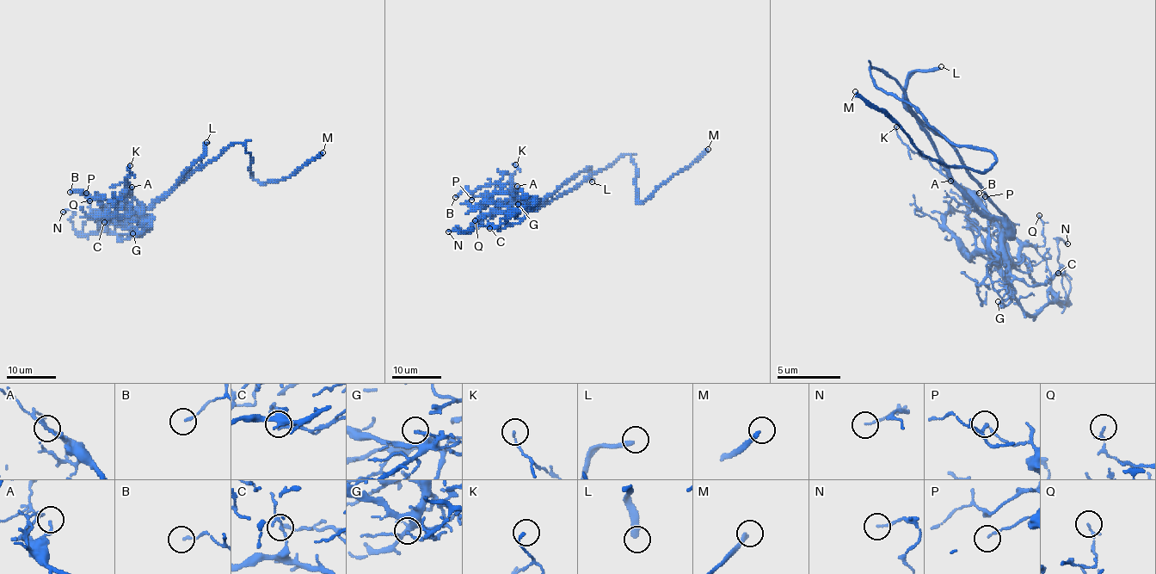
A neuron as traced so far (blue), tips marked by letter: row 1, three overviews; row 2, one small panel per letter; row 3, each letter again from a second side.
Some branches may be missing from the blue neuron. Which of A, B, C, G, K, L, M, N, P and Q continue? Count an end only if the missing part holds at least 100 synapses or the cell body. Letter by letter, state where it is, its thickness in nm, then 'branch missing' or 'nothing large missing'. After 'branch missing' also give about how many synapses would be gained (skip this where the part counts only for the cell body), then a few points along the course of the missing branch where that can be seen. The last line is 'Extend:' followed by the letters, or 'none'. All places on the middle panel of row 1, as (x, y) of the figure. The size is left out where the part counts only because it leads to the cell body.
A: at (517, 186); 170 nm thick; nothing large missing
B: at (455, 197); 120 nm thick; nothing large missing
C: at (489, 228); 110 nm thick; nothing large missing
G: at (518, 204); 140 nm thick; nothing large missing
K: at (515, 164); 100 nm thick; nothing large missing
L: at (592, 182); 320 nm thick; branch missing; about 120 synapses; missing branch runs (592, 182), (589, 212), (583, 234), (585, 268), (565, 274), (550, 286)
M: at (708, 149); 240 nm thick; branch missing
N: at (448, 231); 110 nm thick; nothing large missing
P: at (471, 200); 80 nm thick; nothing large missing
Q: at (475, 220); 130 nm thick; nothing large missing
Extend: L, M

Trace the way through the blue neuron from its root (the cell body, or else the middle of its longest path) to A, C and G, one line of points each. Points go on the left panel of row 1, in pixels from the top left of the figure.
A: (200, 167), (148, 207), (138, 207), (141, 213), (143, 206), (132, 196), (129, 190), (132, 187)
C: (200, 167), (148, 207), (138, 207), (138, 227), (104, 222)
G: (200, 167), (148, 207), (138, 207), (138, 233), (132, 233)

